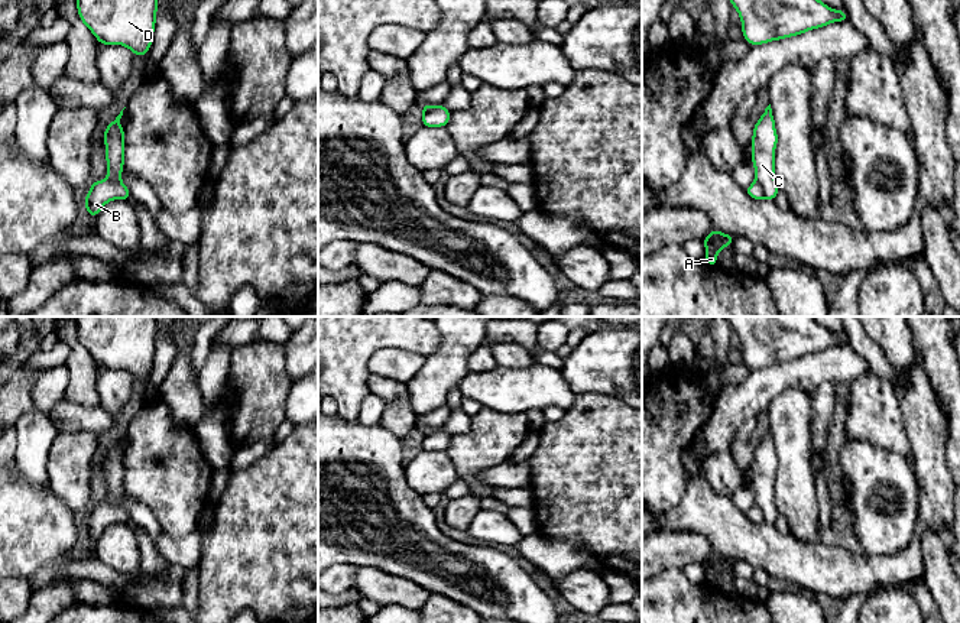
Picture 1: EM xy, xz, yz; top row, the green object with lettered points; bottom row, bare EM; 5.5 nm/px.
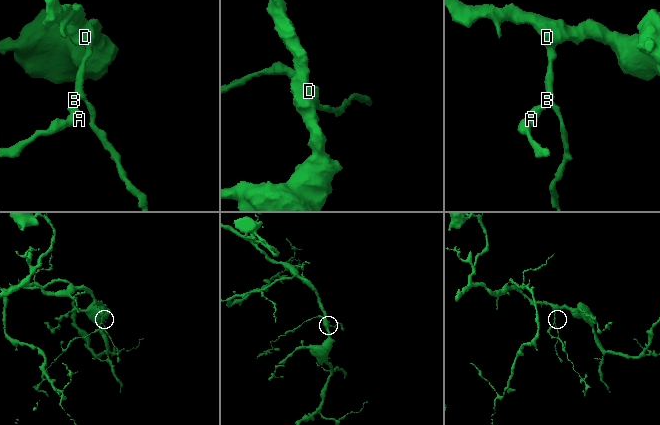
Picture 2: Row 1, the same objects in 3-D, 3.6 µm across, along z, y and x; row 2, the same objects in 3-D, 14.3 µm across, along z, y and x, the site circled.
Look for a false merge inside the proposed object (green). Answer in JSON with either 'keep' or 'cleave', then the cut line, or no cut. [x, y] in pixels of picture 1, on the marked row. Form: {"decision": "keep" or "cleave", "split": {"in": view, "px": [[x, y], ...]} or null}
{"decision": "cleave", "split": {"in": "yz", "px": [[755, 179], [765, 198]]}}

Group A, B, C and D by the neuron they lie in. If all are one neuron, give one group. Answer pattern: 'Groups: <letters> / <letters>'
Groups: A B / C D

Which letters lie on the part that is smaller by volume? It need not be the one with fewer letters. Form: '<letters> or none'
A, B

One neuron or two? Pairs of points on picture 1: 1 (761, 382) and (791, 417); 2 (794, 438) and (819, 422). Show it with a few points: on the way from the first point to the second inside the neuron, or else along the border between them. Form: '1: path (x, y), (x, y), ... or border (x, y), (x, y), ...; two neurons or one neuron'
1: border (808, 392), (787, 388), (775, 396), (766, 409); two neurons
2: border (811, 396), (810, 450); two neurons

